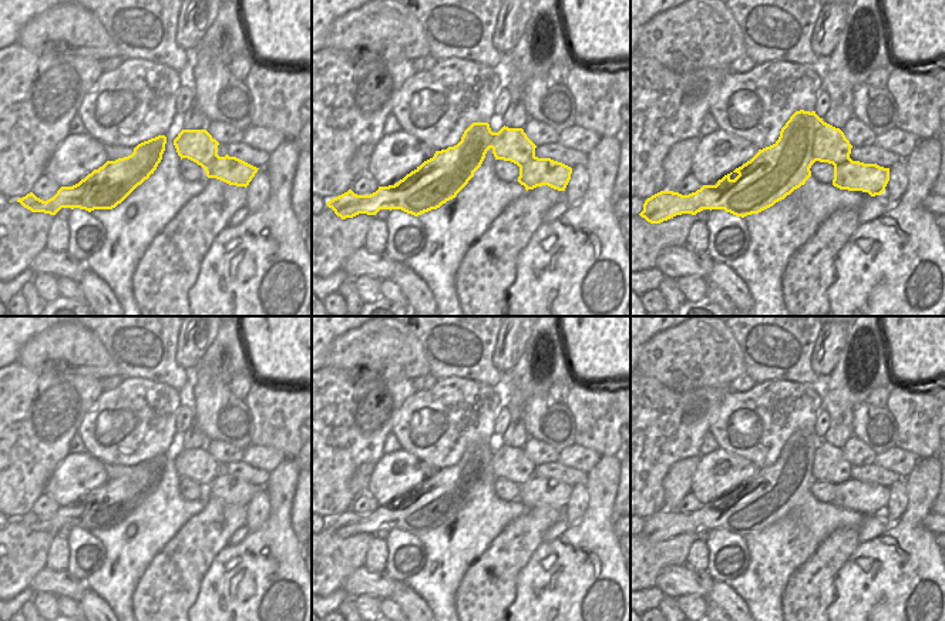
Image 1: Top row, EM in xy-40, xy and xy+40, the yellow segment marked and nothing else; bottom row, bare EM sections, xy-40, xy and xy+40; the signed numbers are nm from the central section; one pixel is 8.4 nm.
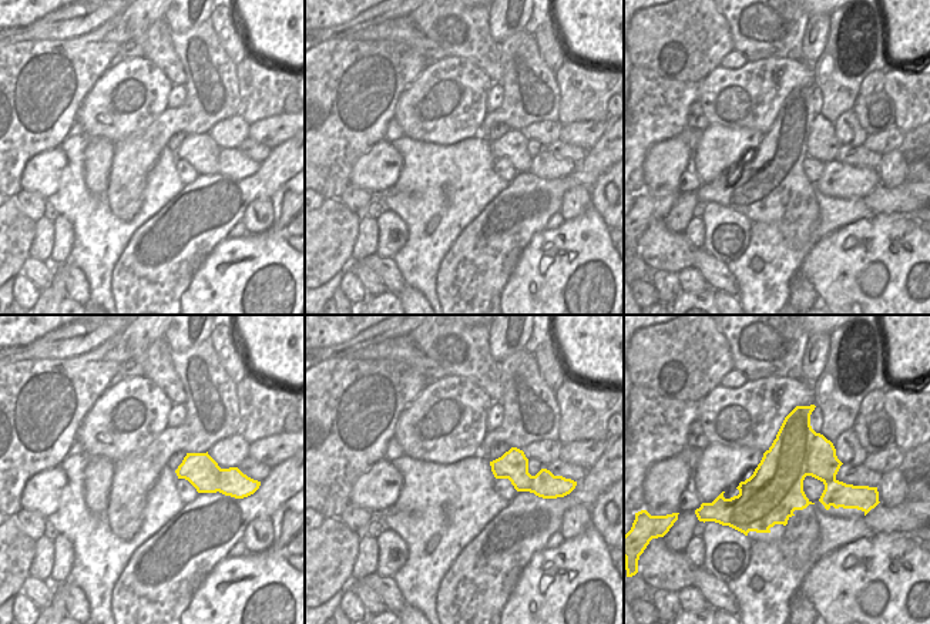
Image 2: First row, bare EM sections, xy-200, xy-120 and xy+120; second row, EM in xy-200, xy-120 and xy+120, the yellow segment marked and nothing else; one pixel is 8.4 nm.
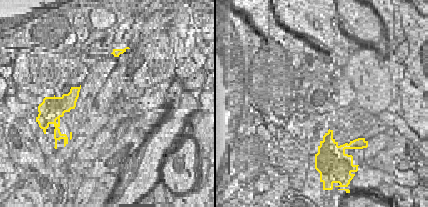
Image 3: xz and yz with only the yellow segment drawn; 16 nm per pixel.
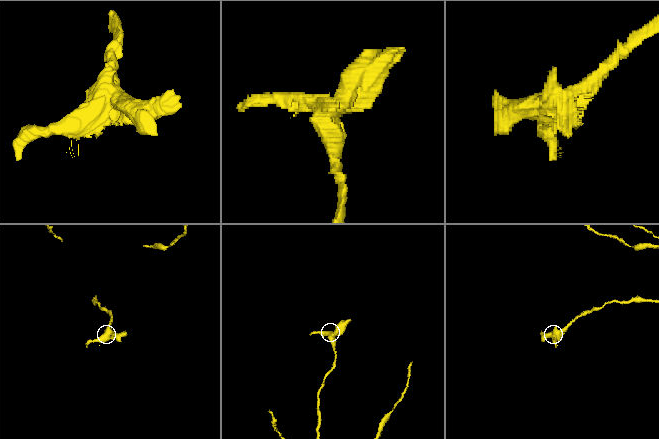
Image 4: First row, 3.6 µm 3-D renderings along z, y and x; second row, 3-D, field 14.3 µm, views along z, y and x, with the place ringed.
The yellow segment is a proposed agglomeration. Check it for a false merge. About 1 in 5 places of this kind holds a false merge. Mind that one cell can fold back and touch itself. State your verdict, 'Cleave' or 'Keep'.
Cleave.

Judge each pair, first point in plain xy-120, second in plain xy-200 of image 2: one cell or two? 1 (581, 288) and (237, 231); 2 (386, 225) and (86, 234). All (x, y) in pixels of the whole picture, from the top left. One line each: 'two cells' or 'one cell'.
1: two cells
2: two cells

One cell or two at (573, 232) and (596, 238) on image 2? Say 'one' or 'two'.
one

